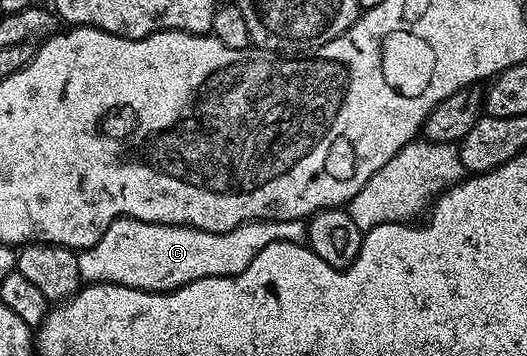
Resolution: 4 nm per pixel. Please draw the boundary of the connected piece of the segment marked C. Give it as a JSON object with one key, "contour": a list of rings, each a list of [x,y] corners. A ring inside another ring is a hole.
{"contour":[[[118,217],[105,231],[105,235],[101,235],[97,243],[93,243],[93,247],[79,253],[79,275],[87,283],[124,285],[130,289],[140,289],[150,293],[168,293],[185,287],[197,279],[237,275],[245,271],[245,267],[249,267],[249,263],[253,263],[253,259],[257,259],[257,255],[261,255],[261,251],[265,251],[269,243],[302,242],[306,236],[307,227],[303,221],[246,221],[245,224],[233,227],[224,233],[214,233],[195,229],[191,225],[158,225],[148,221],[138,221],[132,217]]]}

